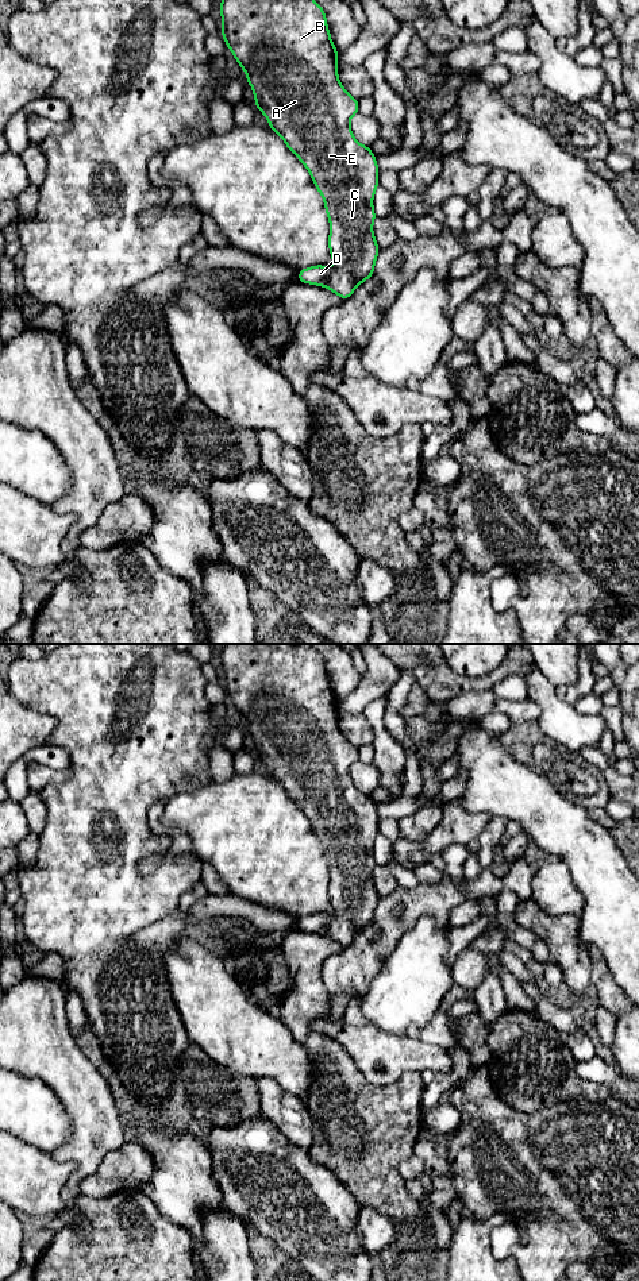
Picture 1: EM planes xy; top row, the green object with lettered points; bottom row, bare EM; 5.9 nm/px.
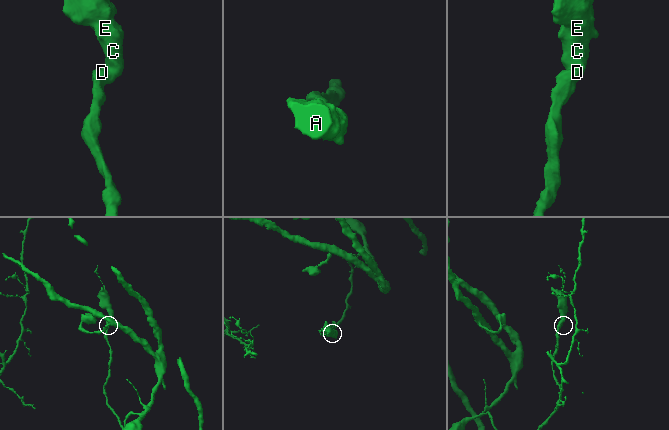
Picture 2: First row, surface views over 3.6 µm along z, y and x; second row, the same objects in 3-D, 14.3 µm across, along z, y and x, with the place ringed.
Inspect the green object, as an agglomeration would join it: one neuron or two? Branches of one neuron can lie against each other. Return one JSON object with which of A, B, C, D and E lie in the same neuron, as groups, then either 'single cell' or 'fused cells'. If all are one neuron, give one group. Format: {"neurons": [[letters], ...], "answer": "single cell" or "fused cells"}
{"neurons": [["A", "B", "C", "D", "E"]], "answer": "single cell"}

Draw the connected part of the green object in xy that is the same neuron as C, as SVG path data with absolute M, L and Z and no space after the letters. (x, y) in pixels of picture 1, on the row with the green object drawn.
M222 0L222 35L227 47L246 72L255 97L255 107L265 115L269 128L277 132L285 146L309 171L324 200L330 219L328 247L334 265L299 270L299 282L319 285L347 300L355 288L369 279L380 248L373 235L376 219L374 192L378 186L378 165L370 147L358 143L350 130L350 119L359 112L358 100L342 86L338 77L335 49L323 8L315 0Z

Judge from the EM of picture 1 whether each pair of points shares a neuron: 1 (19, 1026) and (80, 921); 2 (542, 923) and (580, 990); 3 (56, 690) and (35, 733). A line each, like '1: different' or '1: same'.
1: different
2: same
3: different

